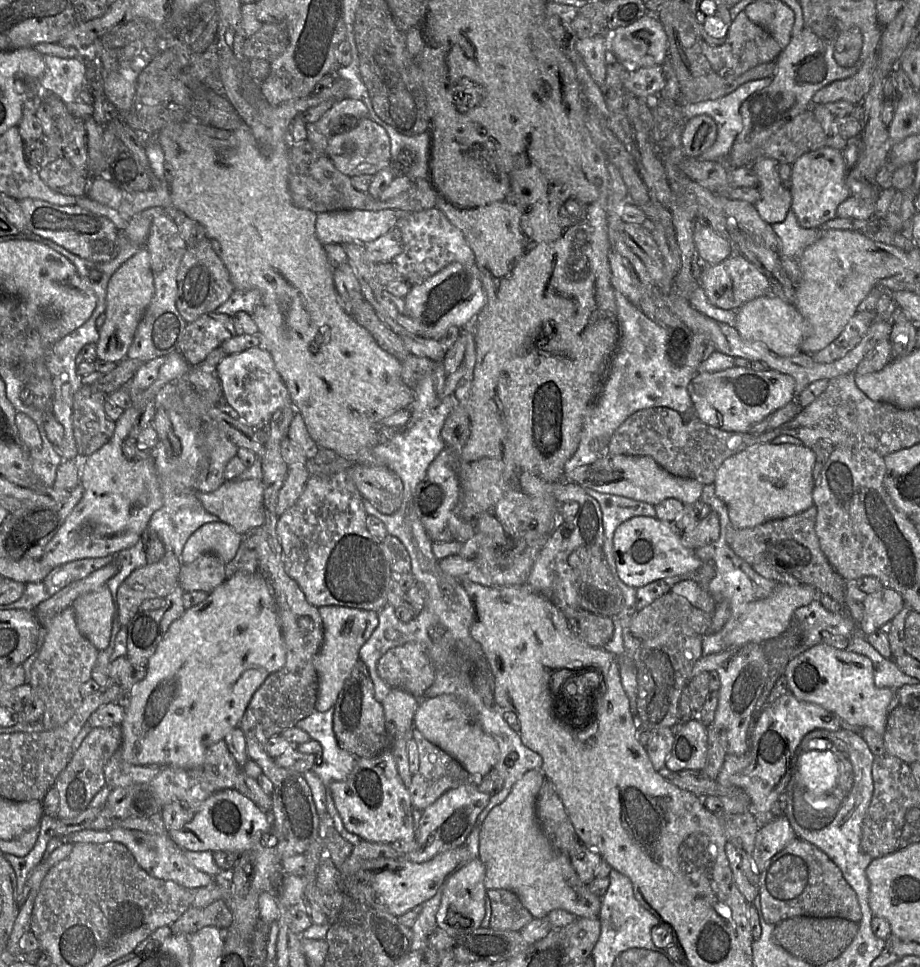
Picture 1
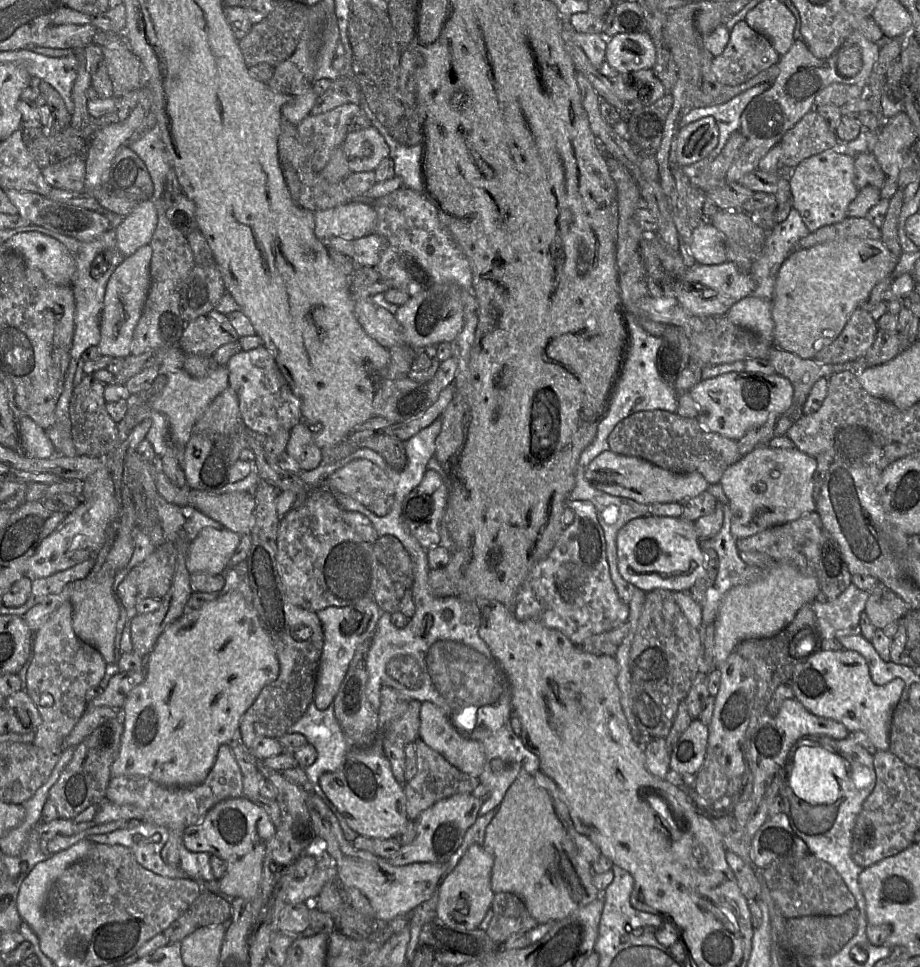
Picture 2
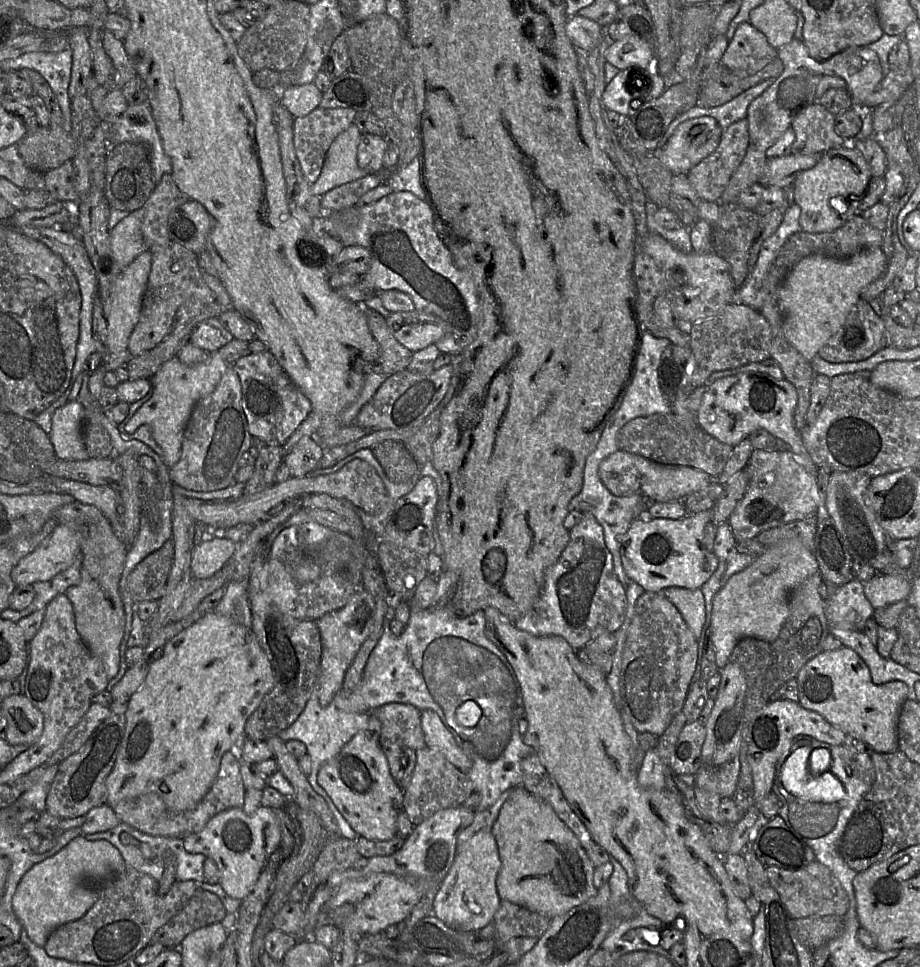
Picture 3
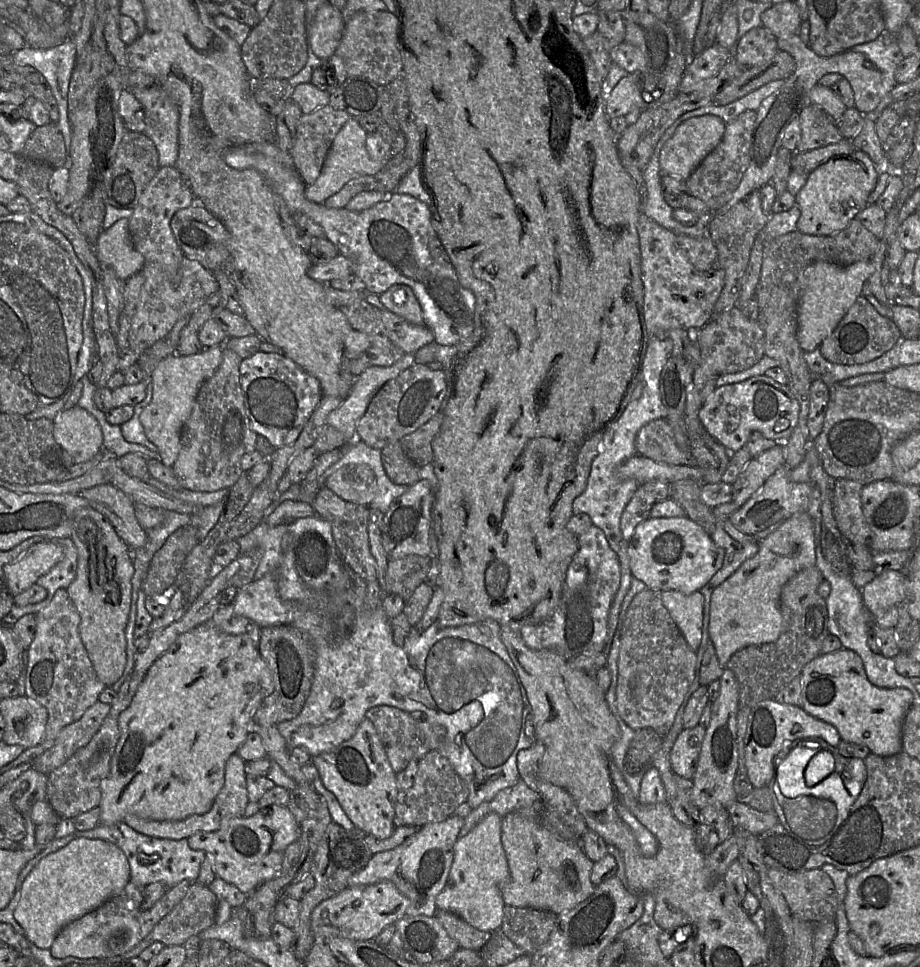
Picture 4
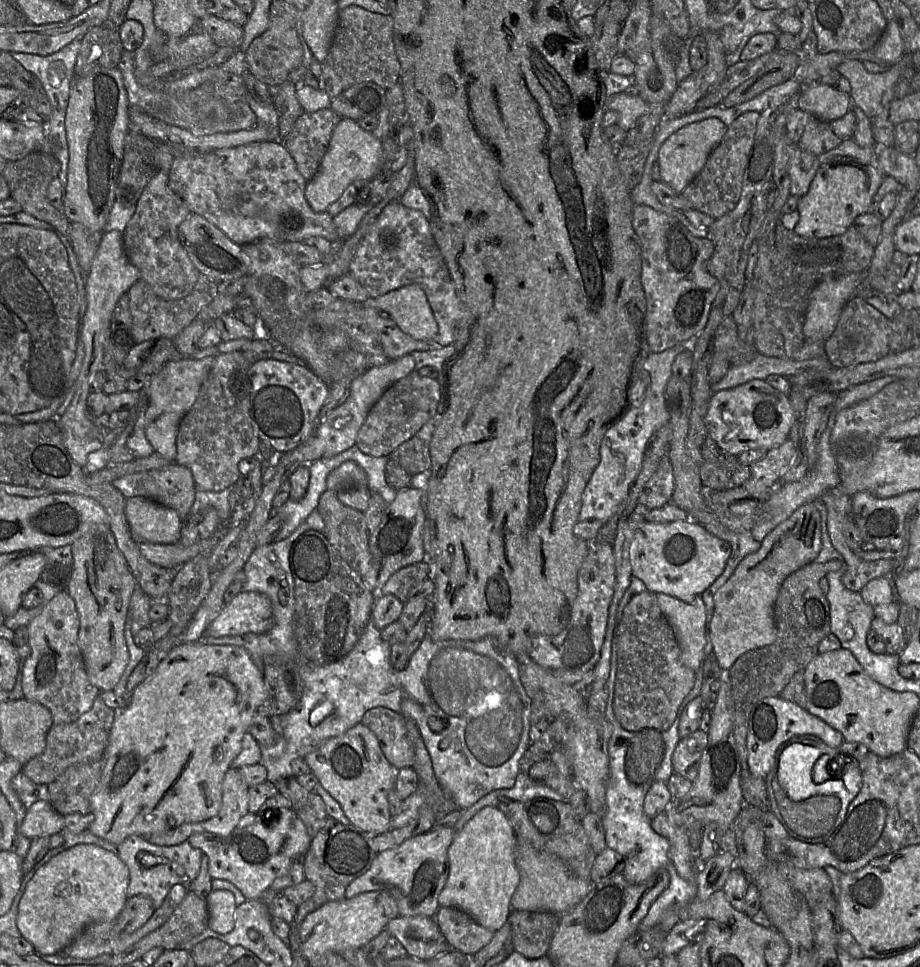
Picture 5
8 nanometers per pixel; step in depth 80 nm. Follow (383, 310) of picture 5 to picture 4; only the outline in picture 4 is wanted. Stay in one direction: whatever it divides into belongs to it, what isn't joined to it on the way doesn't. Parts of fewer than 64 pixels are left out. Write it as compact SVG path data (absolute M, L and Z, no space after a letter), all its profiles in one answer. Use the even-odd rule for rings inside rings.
M393 285L379 295L384 308L414 325L424 325L421 306L412 289L406 285Z

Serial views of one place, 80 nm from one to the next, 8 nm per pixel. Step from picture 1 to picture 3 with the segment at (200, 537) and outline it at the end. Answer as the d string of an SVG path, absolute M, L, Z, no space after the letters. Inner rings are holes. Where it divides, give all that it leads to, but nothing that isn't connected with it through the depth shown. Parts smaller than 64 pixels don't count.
M215 535L199 542L192 556L191 571L193 578L206 579L212 577L230 560L237 546L237 542L223 535Z

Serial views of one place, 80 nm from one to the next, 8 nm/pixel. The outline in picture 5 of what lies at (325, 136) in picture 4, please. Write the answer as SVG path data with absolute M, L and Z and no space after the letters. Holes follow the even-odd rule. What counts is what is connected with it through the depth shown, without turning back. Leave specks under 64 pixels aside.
M331 108L303 113L292 131L281 139L293 157L296 167L308 182L319 170L332 132L342 117Z

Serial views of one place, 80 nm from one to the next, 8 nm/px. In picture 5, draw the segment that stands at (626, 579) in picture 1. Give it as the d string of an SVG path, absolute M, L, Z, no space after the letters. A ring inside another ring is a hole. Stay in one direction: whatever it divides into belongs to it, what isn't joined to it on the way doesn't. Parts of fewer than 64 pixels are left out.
M646 520L635 530L630 559L633 575L645 583L647 590L665 593L691 603L698 595L702 596L702 593L723 573L730 554L731 544L712 535L698 522L653 523Z

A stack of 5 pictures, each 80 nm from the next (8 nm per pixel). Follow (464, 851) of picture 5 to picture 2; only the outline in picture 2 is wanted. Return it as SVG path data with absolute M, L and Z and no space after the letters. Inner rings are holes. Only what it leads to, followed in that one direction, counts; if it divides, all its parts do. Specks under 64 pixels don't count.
M472 844L468 848L440 885L436 915L443 924L455 930L478 929L495 895L491 887L493 863L493 856L482 845Z

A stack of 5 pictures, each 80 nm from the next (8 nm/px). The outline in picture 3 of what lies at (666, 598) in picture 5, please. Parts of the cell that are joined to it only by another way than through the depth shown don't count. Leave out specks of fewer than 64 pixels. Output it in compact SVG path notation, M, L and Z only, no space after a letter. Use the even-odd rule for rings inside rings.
M668 587L664 593L699 640L706 618L705 599L701 589Z

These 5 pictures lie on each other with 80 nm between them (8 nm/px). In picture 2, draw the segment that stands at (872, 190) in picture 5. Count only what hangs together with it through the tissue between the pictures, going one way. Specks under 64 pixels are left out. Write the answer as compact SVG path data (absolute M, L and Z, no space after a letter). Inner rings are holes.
M828 149L803 160L790 171L792 207L798 210L810 232L848 217L848 206L859 192L854 183L854 166L854 156L840 150Z

